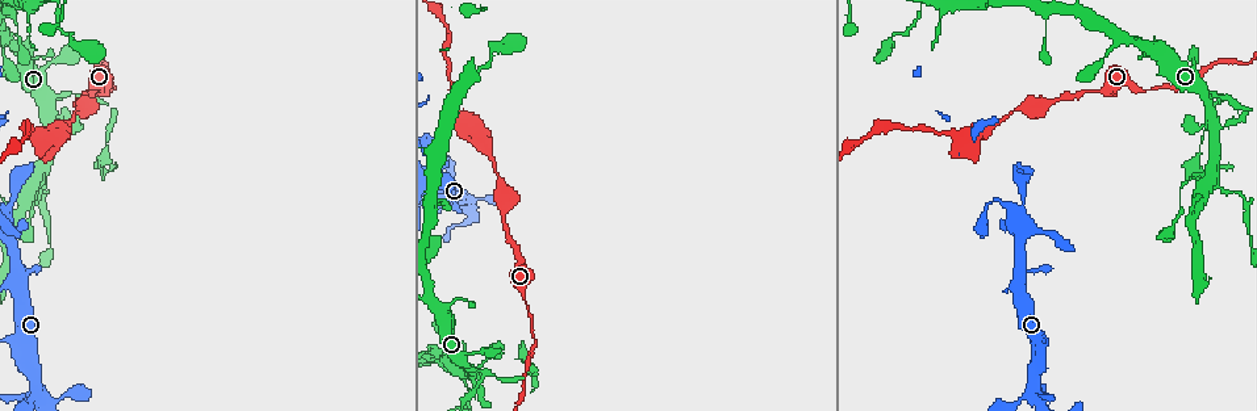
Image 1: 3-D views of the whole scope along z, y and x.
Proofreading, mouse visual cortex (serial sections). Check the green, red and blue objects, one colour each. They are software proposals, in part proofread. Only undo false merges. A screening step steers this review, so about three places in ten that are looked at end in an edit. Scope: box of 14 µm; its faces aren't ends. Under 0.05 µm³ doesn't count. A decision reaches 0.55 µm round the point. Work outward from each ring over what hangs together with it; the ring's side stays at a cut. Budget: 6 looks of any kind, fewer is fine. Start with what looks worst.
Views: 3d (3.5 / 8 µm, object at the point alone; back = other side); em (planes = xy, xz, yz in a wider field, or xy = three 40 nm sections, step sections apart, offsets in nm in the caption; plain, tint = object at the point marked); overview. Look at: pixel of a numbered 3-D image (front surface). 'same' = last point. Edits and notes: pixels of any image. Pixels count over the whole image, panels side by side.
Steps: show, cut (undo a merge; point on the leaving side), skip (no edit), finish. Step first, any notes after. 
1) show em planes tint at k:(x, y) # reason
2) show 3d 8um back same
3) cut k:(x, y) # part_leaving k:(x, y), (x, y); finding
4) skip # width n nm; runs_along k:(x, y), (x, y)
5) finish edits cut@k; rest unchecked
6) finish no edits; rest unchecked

show 3d 3.5um at 1:(1150, 87)

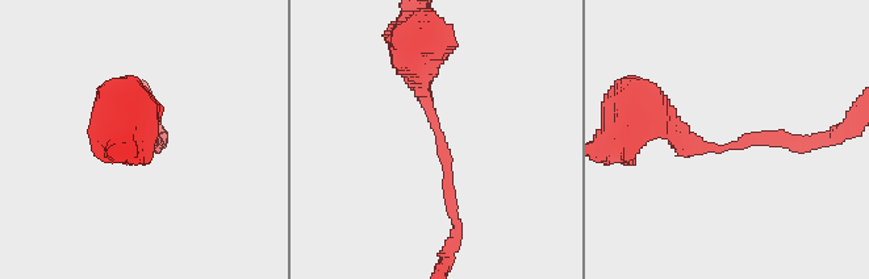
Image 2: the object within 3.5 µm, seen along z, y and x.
show em xy step 1 plain at 2:(727, 144) # arm_widths 150, 300 nm

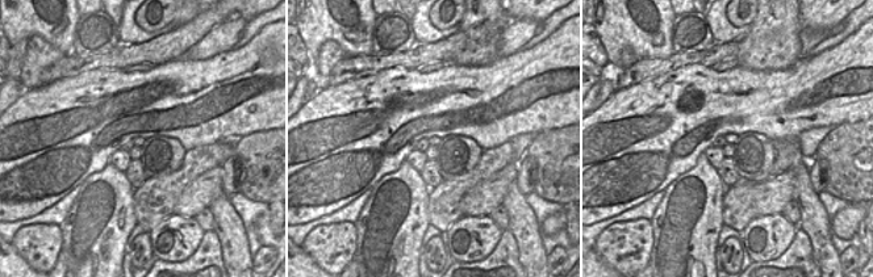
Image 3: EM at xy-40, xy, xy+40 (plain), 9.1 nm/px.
show em xy step 1 tint same # where the object lies

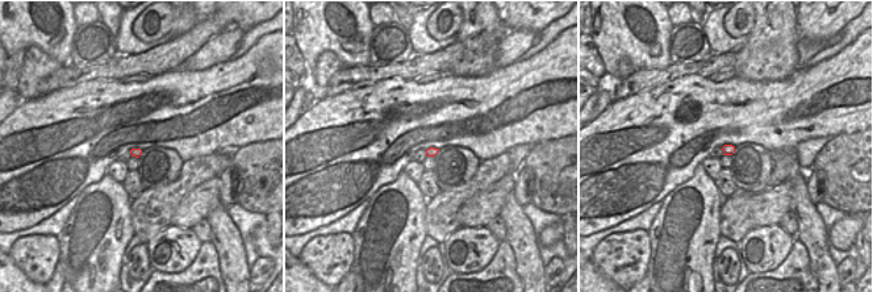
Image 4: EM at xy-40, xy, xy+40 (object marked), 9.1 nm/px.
skip # all the same cell

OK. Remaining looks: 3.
show 3d 3.5um at 1:(1206, 98) # abrupt turn

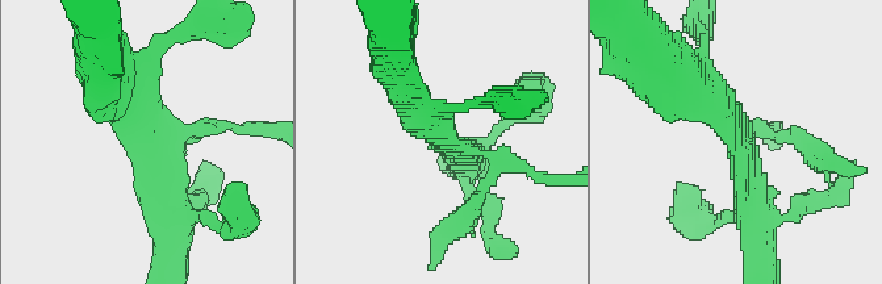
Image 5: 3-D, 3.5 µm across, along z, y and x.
show em xy step 1 tint at 5:(150, 133) # arms 3; arm_widths 200, 400, 400 nm

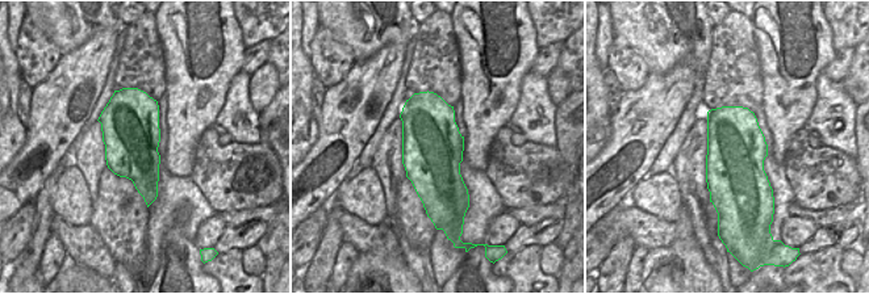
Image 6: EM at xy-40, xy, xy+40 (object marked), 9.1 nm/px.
show em xy step 3 tint same # another direction

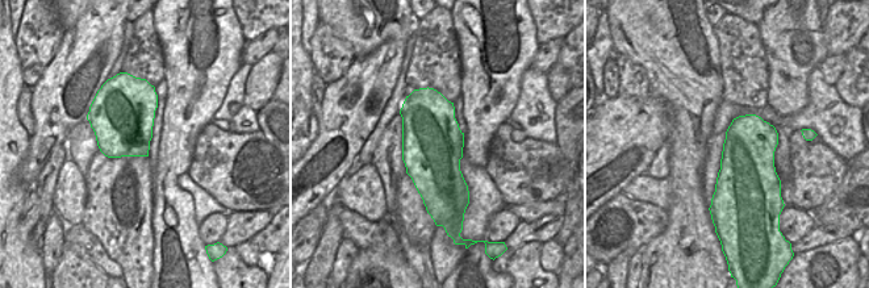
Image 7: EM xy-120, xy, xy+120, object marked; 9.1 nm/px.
skip # runs_along 5:(677, 78), (731, 122), (755, 214); continuous, no second cell

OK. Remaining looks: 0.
finish no edits; rest unchecked

